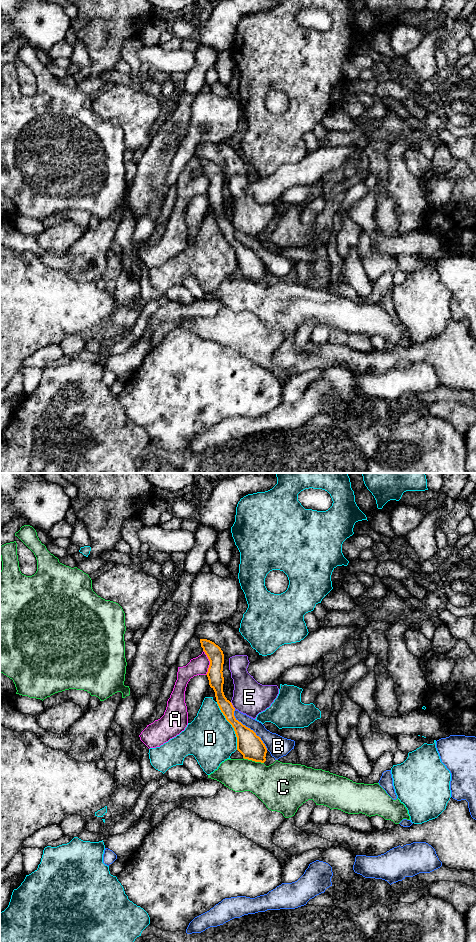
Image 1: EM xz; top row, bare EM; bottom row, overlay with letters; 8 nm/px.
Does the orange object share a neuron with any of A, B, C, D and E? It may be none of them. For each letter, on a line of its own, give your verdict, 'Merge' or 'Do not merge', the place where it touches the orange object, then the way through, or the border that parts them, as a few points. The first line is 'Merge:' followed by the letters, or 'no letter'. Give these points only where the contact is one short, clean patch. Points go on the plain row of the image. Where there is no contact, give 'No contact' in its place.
Merge: no letter
A: Do not merge. Touches orange at xz (210, 182). Boundary: xz (203, 170), (209, 181), (206, 194)
B: Do not merge. Touches orange at xz (249, 248)
C: Do not merge. Touches orange at xz (253, 280). Boundary: xz (243, 277), (263, 283)
D: Do not merge. Touches orange at xz (232, 246)
E: Do not merge. Touches orange at xz (232, 225). Boundary: xz (230, 222), (235, 228)

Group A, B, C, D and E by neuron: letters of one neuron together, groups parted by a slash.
A / B / C / D / E

